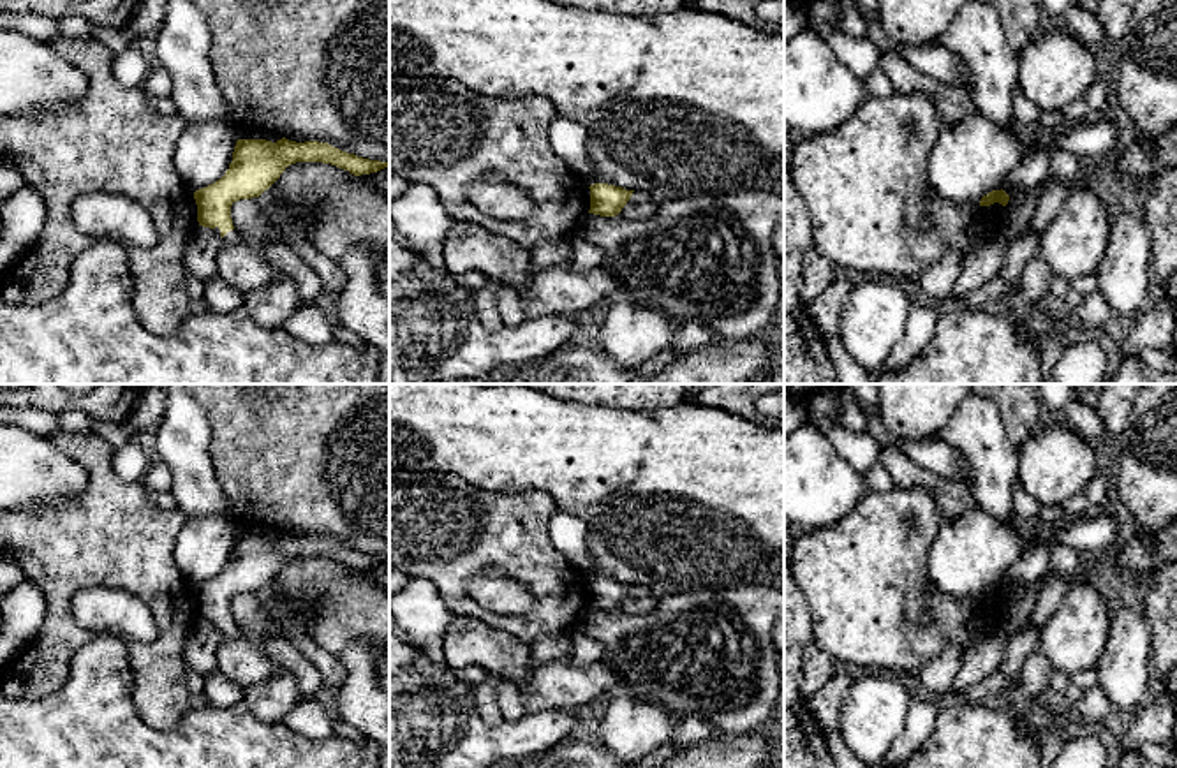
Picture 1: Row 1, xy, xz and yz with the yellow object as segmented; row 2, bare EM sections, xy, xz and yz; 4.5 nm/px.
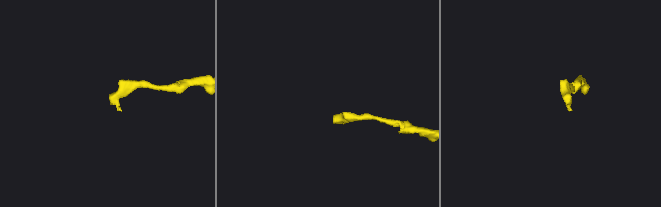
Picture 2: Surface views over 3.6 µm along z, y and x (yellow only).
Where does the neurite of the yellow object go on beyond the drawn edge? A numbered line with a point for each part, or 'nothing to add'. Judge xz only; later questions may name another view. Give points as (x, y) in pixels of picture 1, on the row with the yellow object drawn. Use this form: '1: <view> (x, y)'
nothing to add

